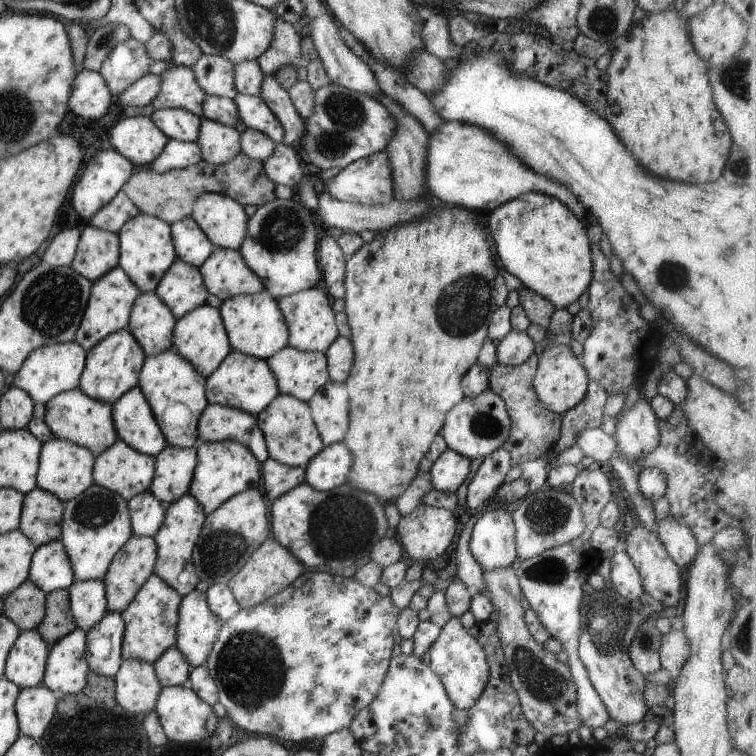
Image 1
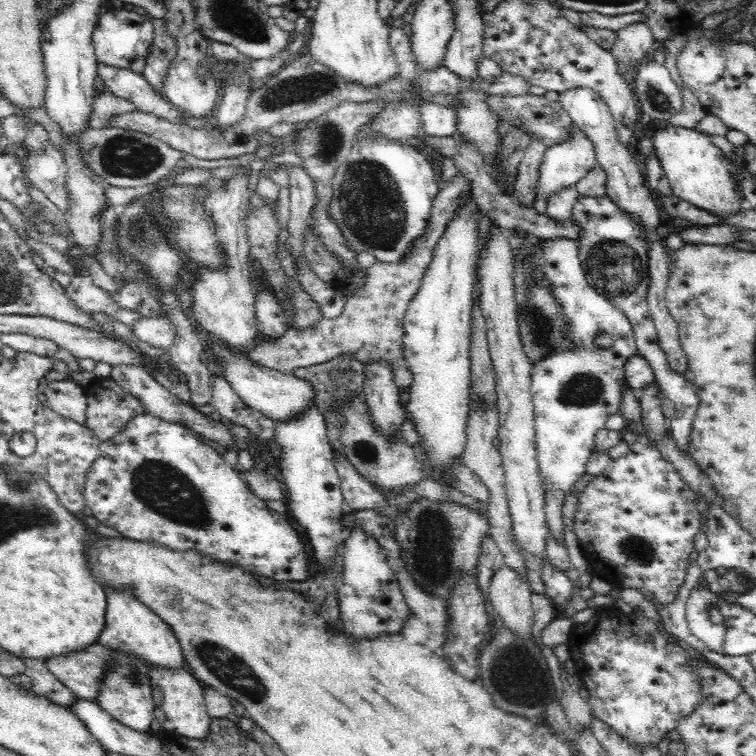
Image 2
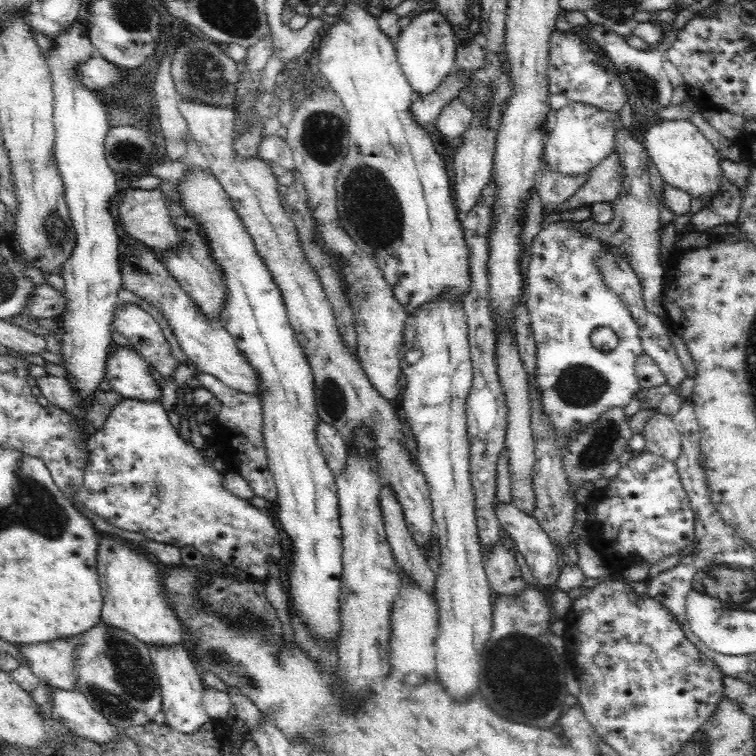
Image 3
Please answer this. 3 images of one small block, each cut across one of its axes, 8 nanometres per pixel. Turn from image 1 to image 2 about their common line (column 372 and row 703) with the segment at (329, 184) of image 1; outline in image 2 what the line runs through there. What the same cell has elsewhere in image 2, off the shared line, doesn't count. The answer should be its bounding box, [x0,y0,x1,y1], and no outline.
[149,670,211,740]

